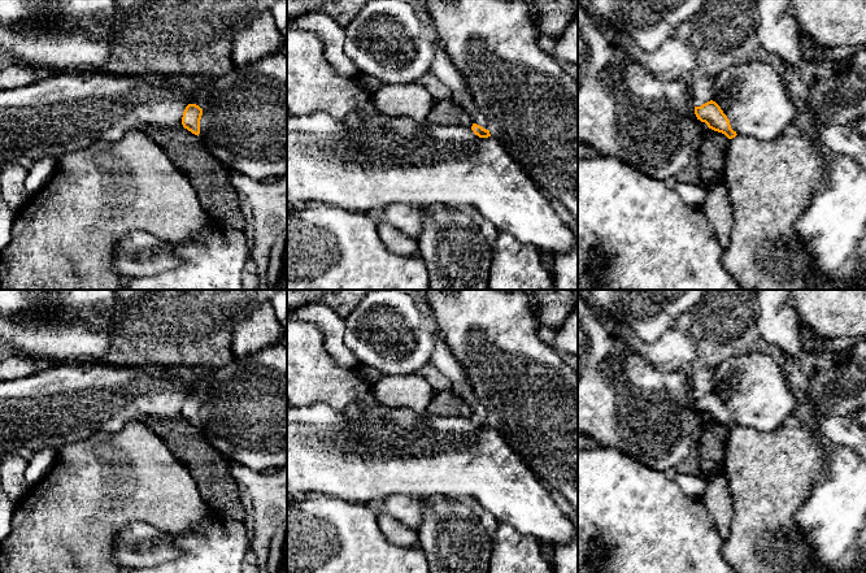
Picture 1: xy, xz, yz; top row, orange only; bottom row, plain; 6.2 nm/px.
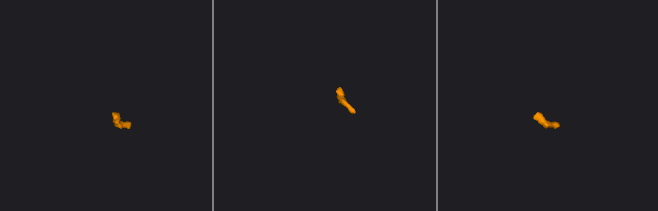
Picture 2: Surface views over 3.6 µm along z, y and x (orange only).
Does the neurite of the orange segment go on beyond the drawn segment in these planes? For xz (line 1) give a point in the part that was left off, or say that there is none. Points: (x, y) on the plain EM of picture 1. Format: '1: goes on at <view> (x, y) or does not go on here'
1: goes on at xz (478, 409)

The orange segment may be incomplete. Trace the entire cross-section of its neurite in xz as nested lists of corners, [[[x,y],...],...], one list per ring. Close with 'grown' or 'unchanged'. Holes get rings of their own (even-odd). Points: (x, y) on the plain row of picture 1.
[[[482,405],[474,407],[473,412],[474,412],[474,414],[471,417],[471,421],[474,422],[475,426],[478,426],[479,429],[488,429],[488,427],[491,427],[489,420],[488,420],[488,414],[483,409]]]; grown

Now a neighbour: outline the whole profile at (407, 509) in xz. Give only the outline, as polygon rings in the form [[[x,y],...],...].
[[[390,495],[383,504],[383,511],[410,529],[417,529],[421,522],[423,499],[408,495]]]

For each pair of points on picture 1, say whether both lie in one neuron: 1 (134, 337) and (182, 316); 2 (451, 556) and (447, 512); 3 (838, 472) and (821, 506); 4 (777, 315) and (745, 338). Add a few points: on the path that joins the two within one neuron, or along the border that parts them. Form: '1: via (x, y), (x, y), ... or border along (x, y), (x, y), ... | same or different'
1: via (146, 329), (170, 325) | same
2: via (451, 546), (448, 522) | same
3: via (838, 480), (838, 489), (828, 498) | same
4: border along (756, 303), (757, 330), (779, 350) | different

